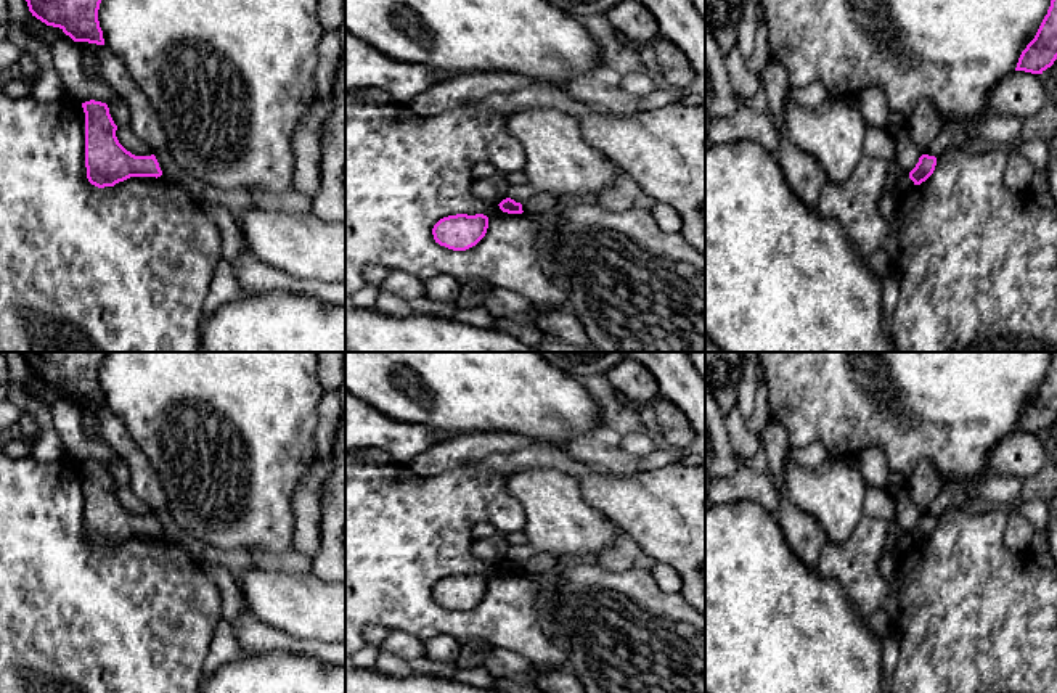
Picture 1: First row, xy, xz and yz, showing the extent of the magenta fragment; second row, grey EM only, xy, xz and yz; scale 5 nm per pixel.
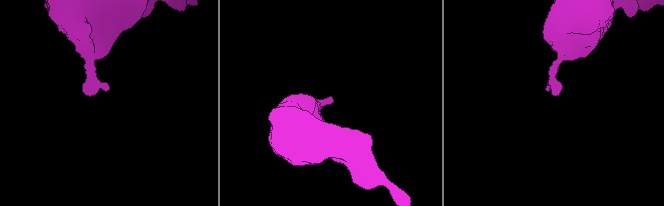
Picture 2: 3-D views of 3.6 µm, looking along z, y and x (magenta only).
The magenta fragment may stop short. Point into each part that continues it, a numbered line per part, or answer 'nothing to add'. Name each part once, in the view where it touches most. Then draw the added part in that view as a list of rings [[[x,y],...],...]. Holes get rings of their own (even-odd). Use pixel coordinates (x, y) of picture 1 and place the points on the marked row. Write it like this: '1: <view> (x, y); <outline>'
nothing to add

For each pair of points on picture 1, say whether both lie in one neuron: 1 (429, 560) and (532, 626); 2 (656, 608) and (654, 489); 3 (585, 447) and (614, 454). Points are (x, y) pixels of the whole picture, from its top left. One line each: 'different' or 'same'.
1: same
2: different
3: same

